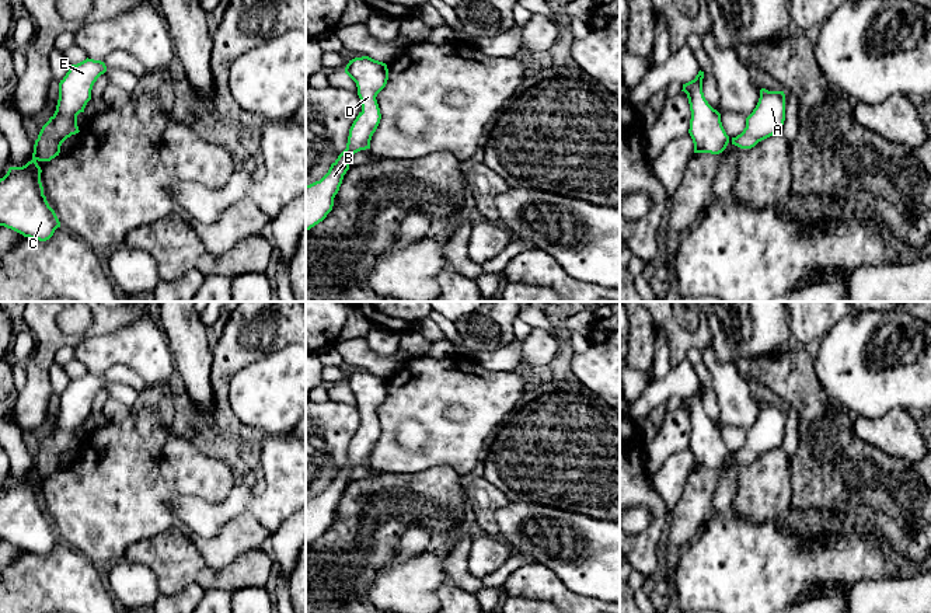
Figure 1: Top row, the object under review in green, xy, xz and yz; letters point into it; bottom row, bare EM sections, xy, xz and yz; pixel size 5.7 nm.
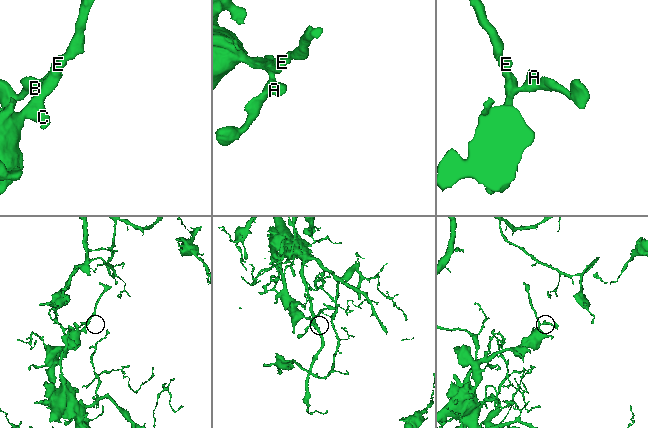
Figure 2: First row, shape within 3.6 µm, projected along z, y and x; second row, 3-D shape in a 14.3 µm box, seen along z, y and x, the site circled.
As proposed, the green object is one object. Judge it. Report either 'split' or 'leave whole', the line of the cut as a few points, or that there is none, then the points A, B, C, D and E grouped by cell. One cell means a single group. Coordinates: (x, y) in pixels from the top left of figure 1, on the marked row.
leave whole; cut none; groups A B C D E

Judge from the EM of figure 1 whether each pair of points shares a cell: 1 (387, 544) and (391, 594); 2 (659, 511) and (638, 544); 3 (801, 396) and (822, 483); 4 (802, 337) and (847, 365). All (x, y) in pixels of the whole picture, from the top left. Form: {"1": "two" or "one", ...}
{"1": "two", "2": "one", "3": "one", "4": "two"}

